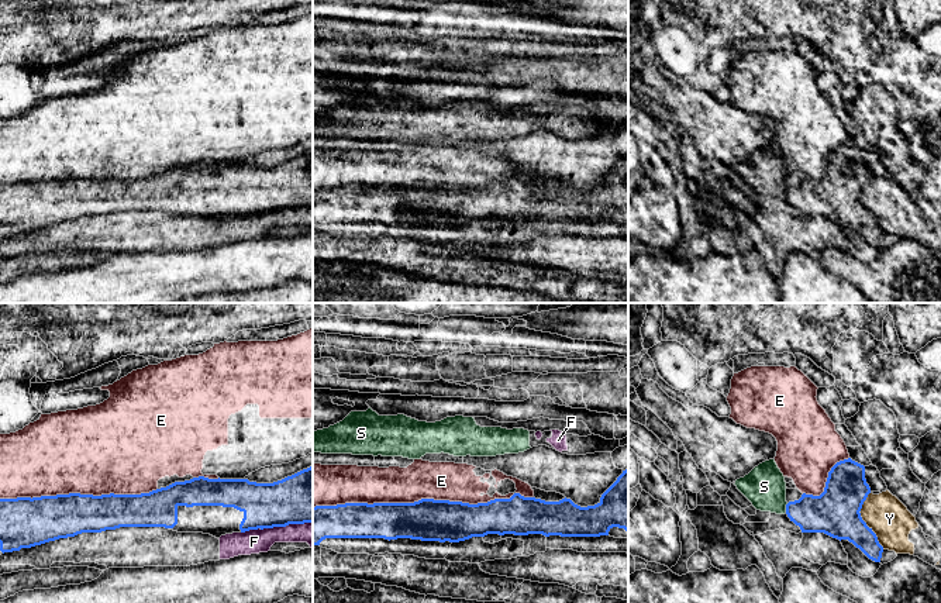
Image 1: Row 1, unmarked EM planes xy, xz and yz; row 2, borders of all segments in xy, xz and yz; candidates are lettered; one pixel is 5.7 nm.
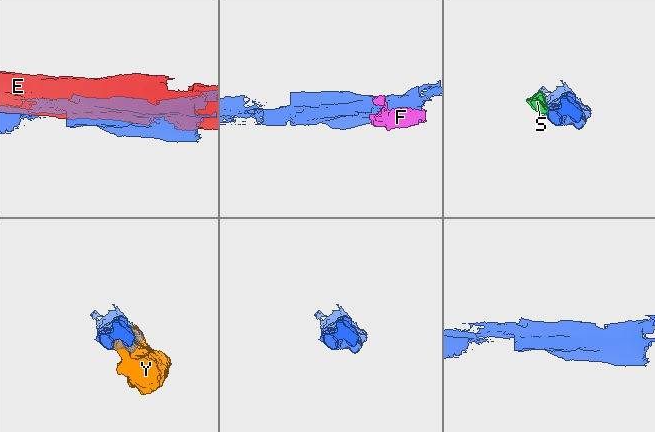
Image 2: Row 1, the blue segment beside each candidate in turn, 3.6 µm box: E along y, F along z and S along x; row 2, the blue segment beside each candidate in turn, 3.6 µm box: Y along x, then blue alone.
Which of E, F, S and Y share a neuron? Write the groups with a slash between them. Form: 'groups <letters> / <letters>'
groups E / F S / Y

